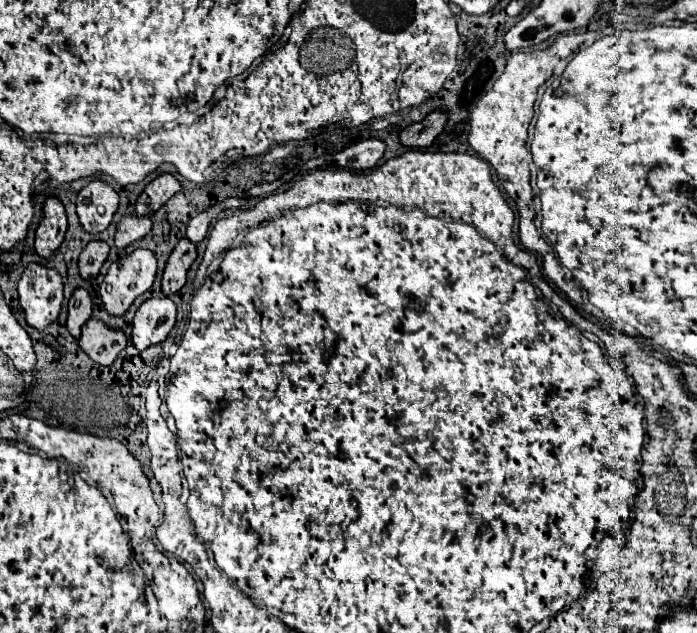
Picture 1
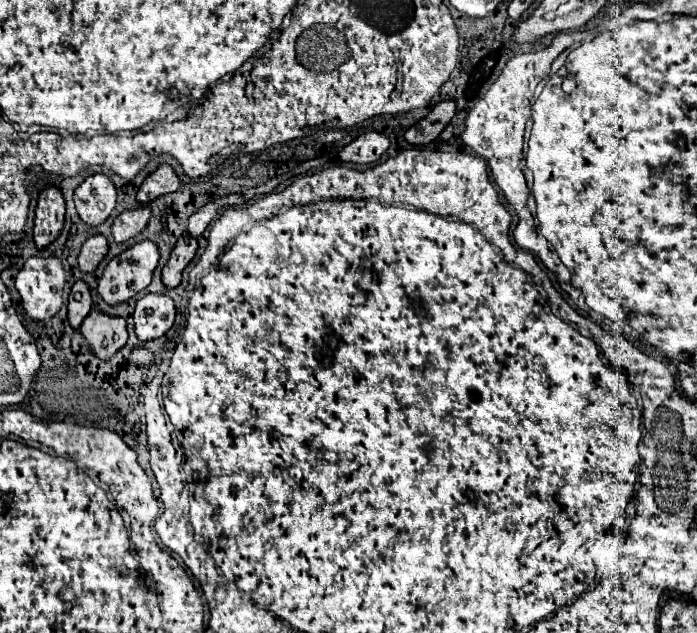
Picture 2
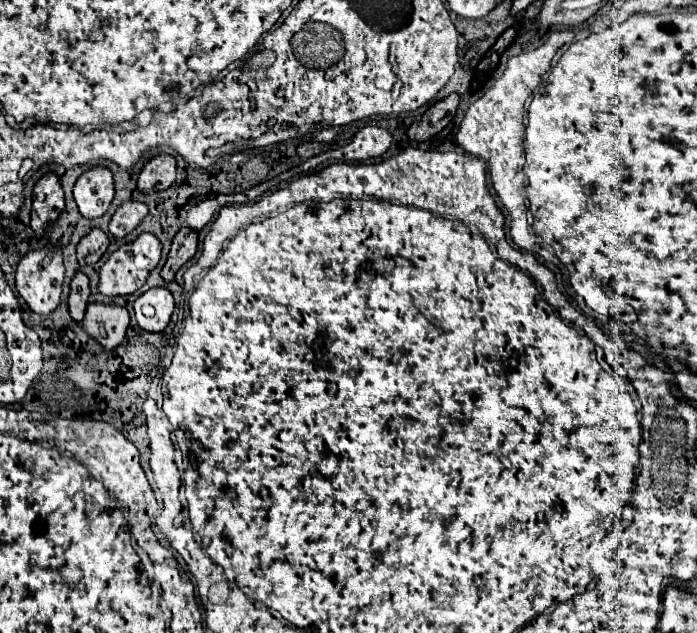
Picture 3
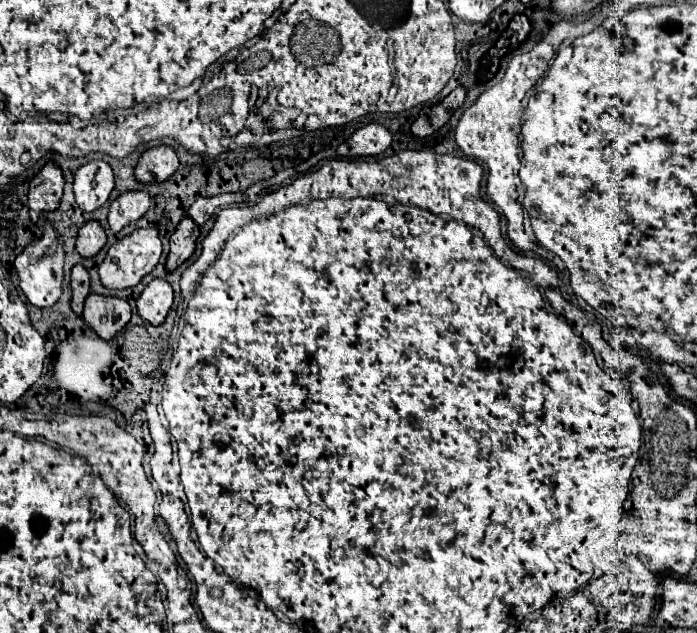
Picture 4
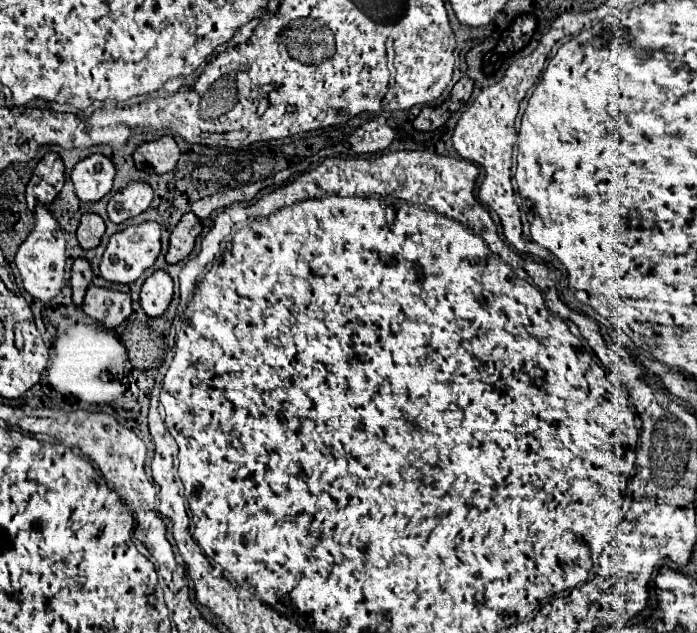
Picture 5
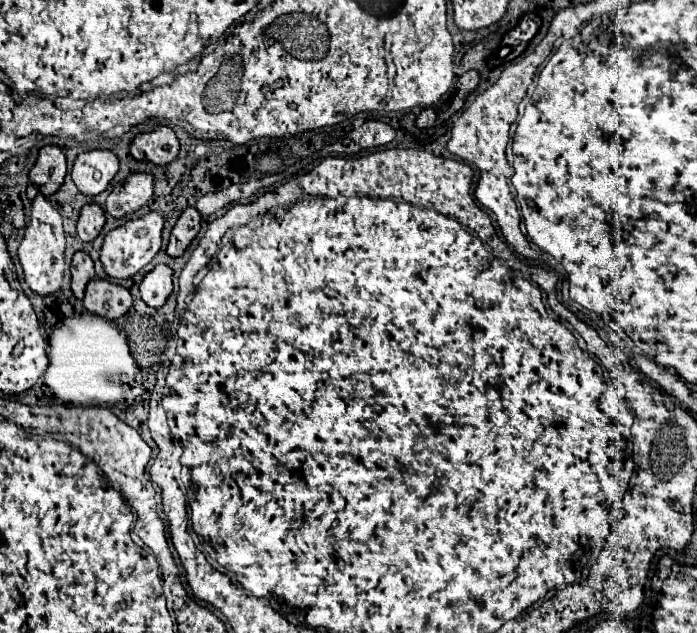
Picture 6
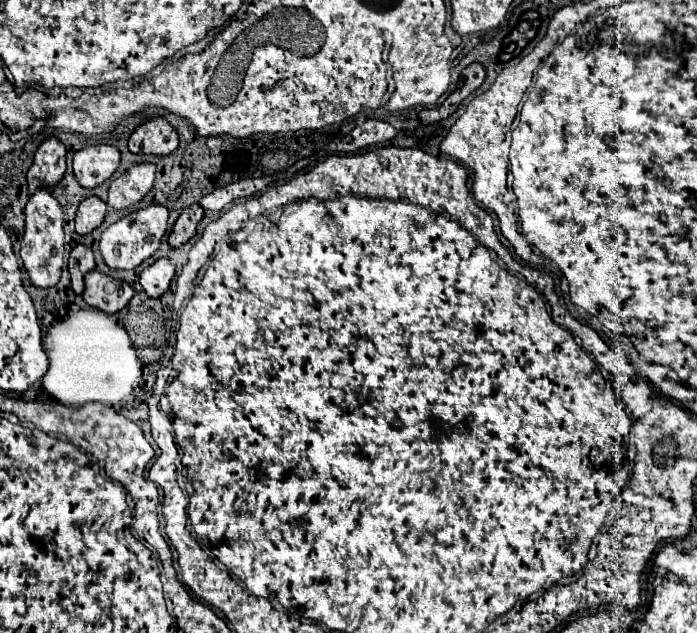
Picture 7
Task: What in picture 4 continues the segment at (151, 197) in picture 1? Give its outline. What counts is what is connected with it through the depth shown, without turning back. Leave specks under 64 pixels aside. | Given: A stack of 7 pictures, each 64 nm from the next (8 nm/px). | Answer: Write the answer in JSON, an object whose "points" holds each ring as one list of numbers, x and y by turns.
{"points":[[170,146,150,148,136,166,136,180,142,184,166,182,178,170,178,156]]}

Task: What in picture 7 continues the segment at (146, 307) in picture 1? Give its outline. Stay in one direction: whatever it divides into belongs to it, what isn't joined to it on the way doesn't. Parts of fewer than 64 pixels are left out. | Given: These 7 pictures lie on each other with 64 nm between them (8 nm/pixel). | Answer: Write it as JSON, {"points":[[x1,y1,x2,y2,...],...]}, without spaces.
{"points":[[160,258,148,268,144,268,144,272,140,274,140,284,148,298,160,298,162,294,168,292,172,278,174,278,172,262,168,258]]}

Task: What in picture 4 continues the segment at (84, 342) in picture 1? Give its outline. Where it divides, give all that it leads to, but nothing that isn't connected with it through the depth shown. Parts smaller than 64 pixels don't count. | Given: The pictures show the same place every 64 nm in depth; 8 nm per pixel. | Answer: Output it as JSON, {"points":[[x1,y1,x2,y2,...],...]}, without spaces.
{"points":[[90,294,84,302,84,322,102,340,114,340,130,320,130,304,120,298]]}

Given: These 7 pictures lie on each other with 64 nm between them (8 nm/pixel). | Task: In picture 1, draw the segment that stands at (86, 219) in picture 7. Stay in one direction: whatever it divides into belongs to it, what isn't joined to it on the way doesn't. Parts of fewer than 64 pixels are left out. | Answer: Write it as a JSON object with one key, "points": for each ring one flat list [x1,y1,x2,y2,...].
{"points":[[100,240,88,242,88,246,82,250,80,262,78,262,80,276,84,280,96,278,100,274,102,264,106,262,106,258,108,258,108,244,106,242,100,242]]}

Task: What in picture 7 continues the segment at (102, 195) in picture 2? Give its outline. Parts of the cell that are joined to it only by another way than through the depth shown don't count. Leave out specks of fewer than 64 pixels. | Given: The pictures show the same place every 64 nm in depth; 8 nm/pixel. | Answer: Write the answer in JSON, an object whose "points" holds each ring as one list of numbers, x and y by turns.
{"points":[[90,146,74,154,74,176,82,188,96,188,108,180,120,164,120,152,114,146]]}

